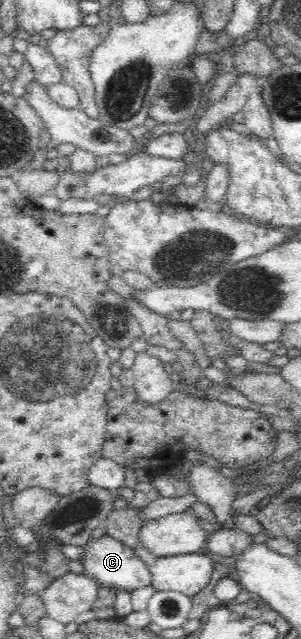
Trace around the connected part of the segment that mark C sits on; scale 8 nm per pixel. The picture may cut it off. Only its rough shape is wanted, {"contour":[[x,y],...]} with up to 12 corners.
{"contour":[[106,535],[85,548],[84,575],[132,592],[154,577],[135,548]]}

